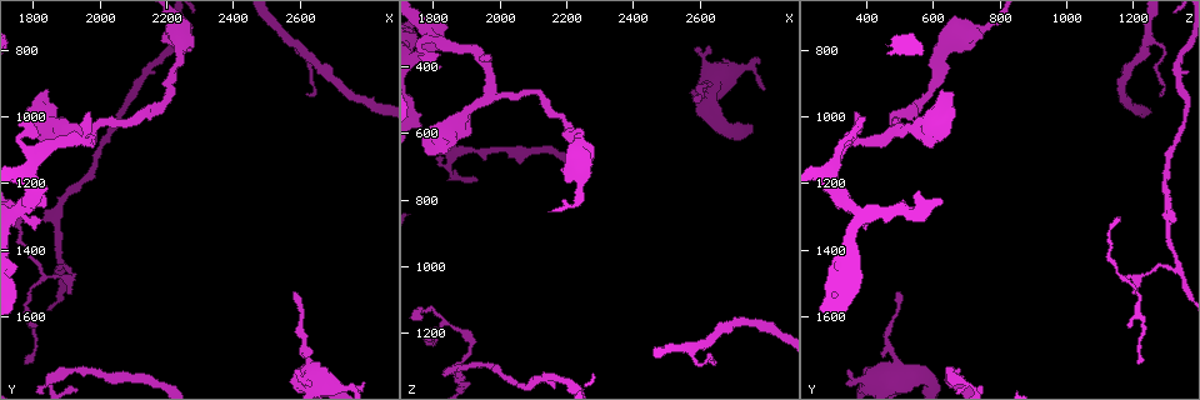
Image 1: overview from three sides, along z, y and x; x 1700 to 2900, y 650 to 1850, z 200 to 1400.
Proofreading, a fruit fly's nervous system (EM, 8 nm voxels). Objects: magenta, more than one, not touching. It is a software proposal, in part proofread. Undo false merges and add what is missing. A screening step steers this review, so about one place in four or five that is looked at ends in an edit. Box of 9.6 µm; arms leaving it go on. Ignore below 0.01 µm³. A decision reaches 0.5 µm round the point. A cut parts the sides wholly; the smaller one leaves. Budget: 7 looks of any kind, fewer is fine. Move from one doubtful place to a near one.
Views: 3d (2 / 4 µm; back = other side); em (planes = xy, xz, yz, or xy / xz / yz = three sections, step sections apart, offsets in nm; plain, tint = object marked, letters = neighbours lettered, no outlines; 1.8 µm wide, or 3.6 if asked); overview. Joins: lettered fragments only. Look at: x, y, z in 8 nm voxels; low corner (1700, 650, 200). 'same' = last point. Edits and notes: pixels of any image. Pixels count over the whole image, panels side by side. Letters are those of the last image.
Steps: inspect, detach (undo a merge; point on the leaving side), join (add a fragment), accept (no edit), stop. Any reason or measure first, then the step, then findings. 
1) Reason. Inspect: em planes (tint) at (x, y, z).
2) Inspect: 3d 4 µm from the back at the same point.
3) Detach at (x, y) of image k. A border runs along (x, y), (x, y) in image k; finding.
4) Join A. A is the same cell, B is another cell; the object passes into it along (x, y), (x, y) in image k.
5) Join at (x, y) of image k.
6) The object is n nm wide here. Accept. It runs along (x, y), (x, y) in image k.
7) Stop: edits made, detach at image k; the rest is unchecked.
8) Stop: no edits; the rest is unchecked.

Calibre changes. Inspect: em planes (plain) at (2600, 1670, 450).

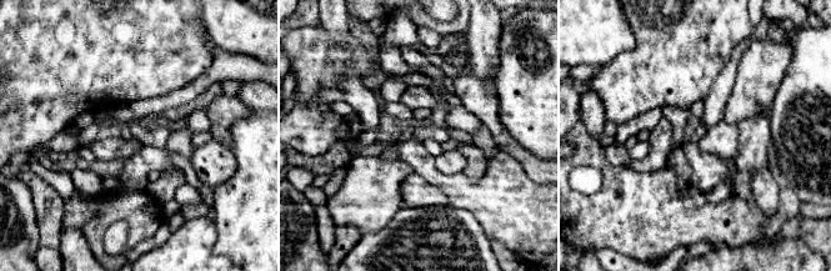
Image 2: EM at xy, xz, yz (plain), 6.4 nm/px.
Inspect: em planes (letters) at the same point.

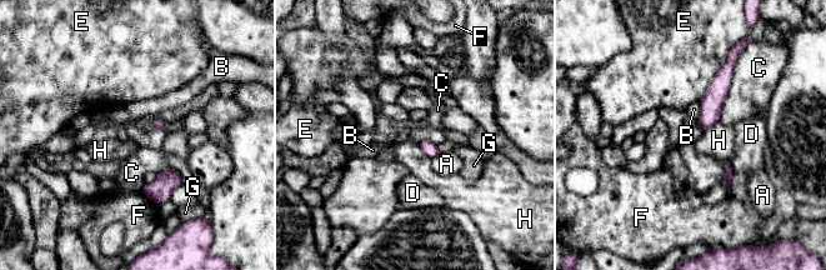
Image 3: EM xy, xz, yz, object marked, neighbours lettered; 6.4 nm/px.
The object is 60 nm wide here. Accept. A, B, C, D, E, F, G and H are other cells; it runs along (726, 69), (705, 125) in image 3; one neuron here.

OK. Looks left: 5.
A fork. Inspect: 3d 2 µm at (1950, 1070, 380).

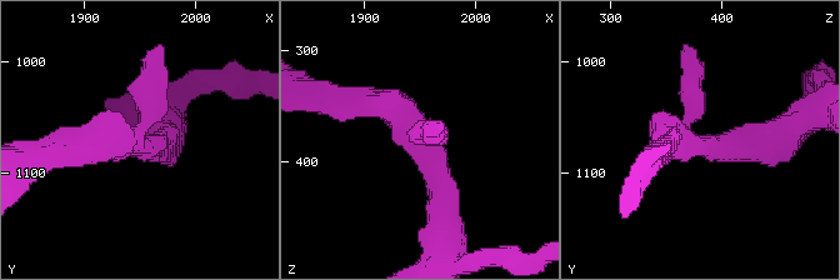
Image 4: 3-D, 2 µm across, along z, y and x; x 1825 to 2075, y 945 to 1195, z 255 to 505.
Now the EM. Inspect: em planes (letters) at (1954, 1072, 382).

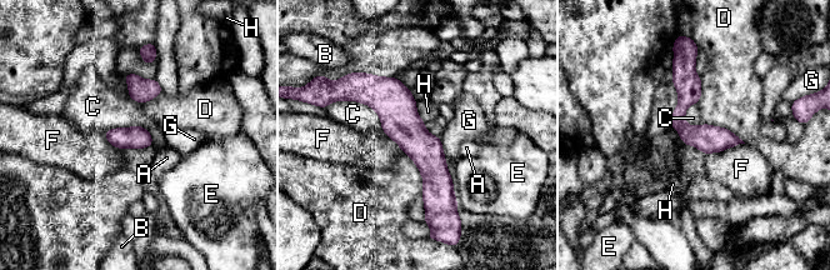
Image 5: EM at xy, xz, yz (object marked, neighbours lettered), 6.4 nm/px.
Accept. A, B, C, D, E, F, G and H are other cells; it runs along (369, 76), (428, 154), (431, 206) in image 5; continuous, no second neuron.

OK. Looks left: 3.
An open end. Inspect: em yz step 4 (tint) at (1850, 930, 620).

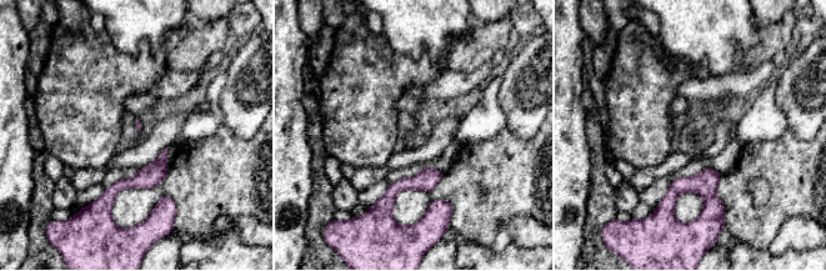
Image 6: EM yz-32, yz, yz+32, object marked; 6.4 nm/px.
Inspect: em planes (letters) at the same point.

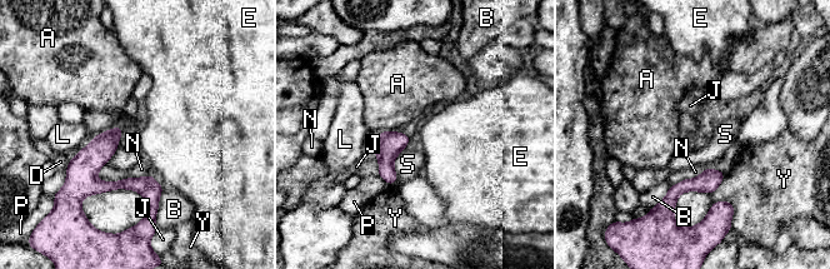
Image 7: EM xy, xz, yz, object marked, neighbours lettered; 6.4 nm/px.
Accept. A, B, D, E, J, L, N, P, S and Y are other cells; none of them fits.

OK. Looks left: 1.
Stop: no edits; the rest is unchecked.

